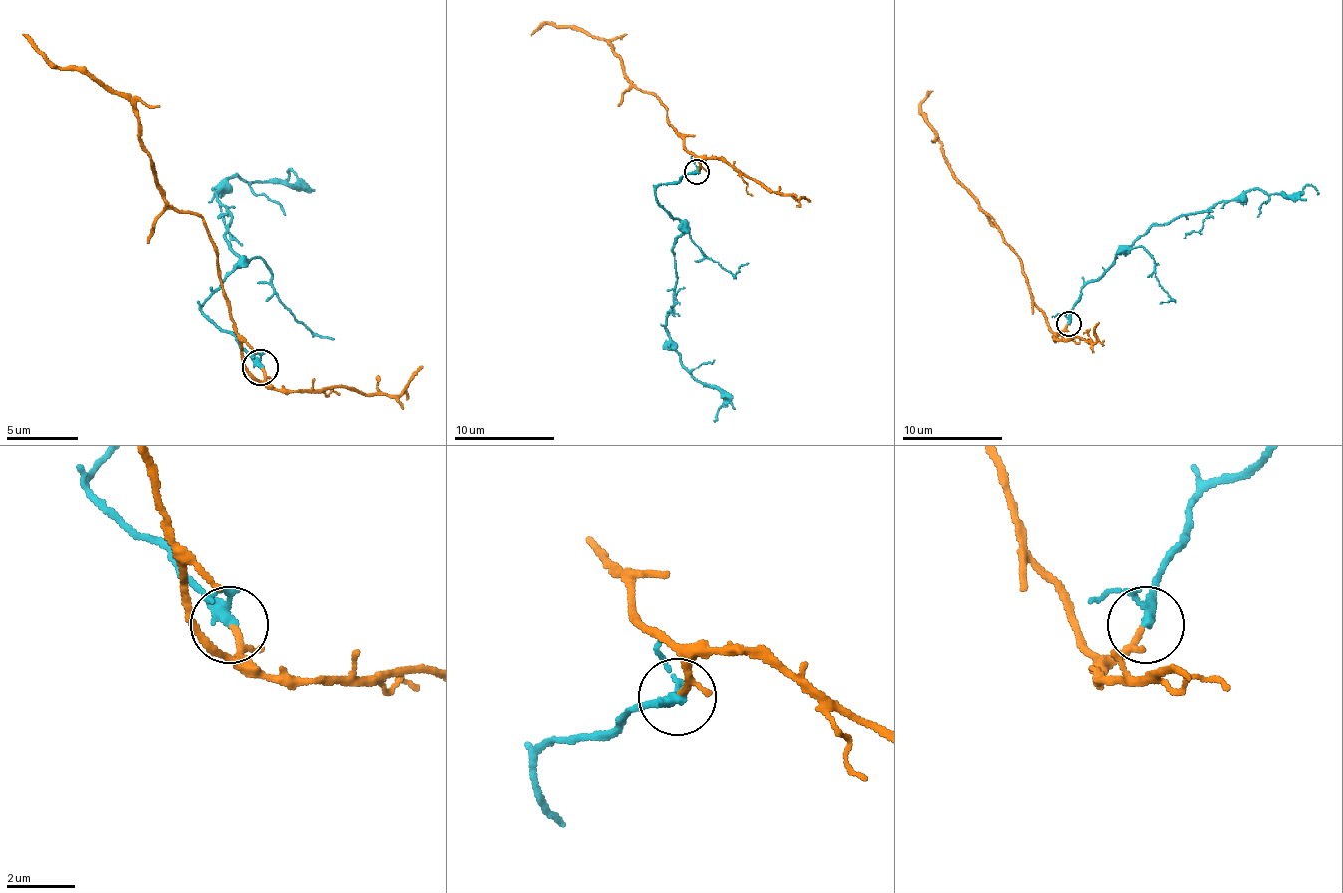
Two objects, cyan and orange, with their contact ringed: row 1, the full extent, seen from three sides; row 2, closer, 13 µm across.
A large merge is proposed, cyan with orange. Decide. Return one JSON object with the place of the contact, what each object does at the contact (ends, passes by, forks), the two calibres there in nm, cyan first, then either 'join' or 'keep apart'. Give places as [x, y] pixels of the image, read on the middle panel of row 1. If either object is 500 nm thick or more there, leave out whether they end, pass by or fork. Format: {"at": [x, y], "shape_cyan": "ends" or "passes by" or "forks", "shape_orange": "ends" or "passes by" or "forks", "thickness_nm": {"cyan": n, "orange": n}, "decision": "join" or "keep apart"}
{"at": [697, 171], "shape_cyan": "forks", "shape_orange": "passes by", "thickness_nm": {"cyan": 200, "orange": 120}, "decision": "join"}

